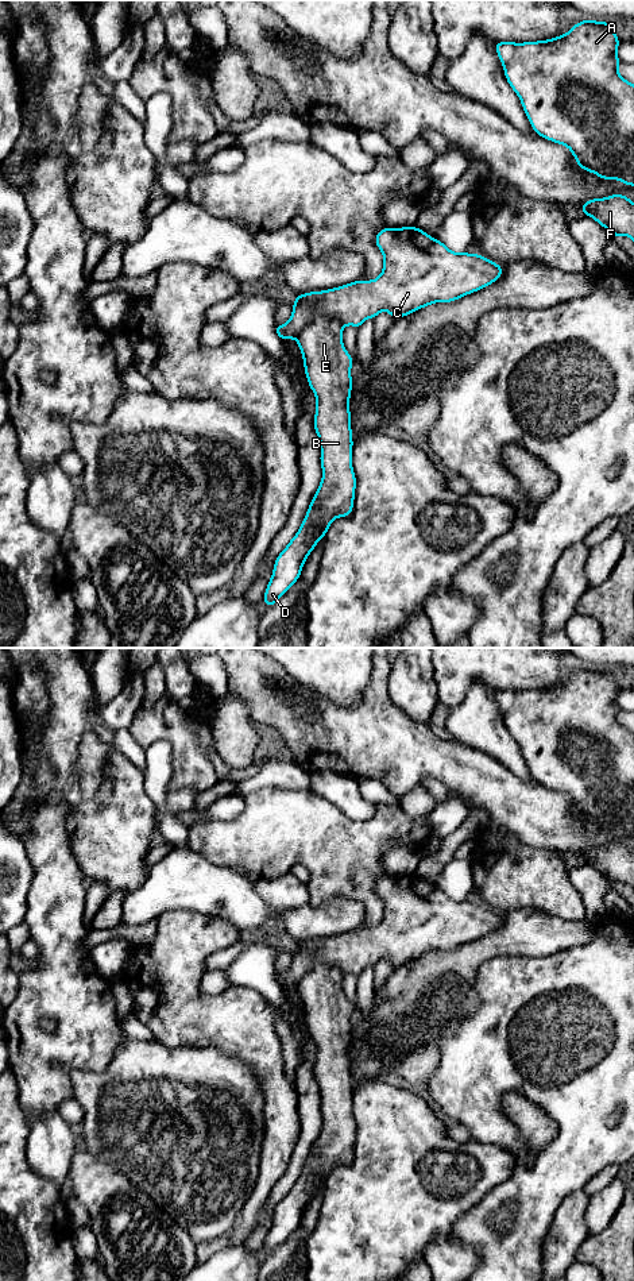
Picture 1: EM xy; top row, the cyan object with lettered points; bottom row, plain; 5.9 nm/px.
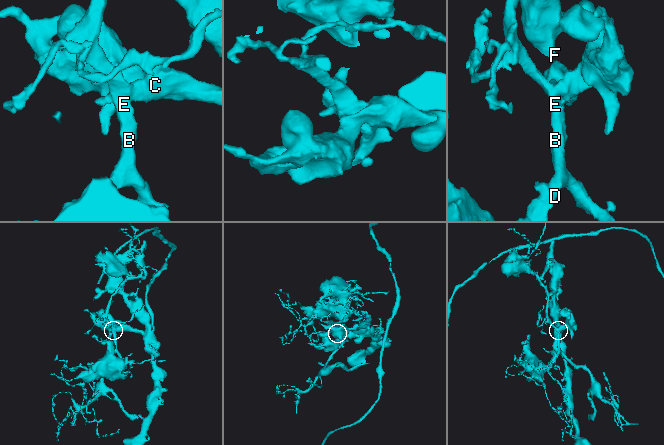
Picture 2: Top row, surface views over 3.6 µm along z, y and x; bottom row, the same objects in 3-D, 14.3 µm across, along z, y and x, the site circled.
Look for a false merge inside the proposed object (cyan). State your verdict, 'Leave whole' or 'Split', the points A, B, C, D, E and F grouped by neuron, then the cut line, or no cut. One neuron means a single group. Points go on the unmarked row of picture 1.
Split. Groups: A C F / B D E. Split along xy (343, 973), (333, 965), (316, 963), (294, 986)

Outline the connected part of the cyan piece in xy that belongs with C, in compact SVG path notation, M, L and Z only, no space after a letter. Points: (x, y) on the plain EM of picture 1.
M417 873L386 875L376 881L375 892L383 902L383 918L378 926L357 927L339 935L299 942L298 949L293 952L289 969L282 973L275 972L277 984L283 989L295 987L317 962L335 965L343 975L353 973L356 977L382 958L387 958L393 968L398 968L428 953L453 950L479 939L498 929L503 921L500 912L480 902L451 899L441 888L432 885Z

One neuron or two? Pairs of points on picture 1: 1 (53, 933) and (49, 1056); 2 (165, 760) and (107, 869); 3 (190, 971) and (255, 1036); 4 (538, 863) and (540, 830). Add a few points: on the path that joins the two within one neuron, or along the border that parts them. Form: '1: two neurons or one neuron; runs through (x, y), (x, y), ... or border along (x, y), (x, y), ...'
1: one neuron; runs through (64, 964), (64, 1025)
2: two neurons; border along (143, 772), (145, 791), (155, 806)
3: one neuron; runs through (190, 992), (219, 1022), (234, 1022)
4: two neurons; border along (511, 833), (529, 845), (551, 848), (563, 853)

